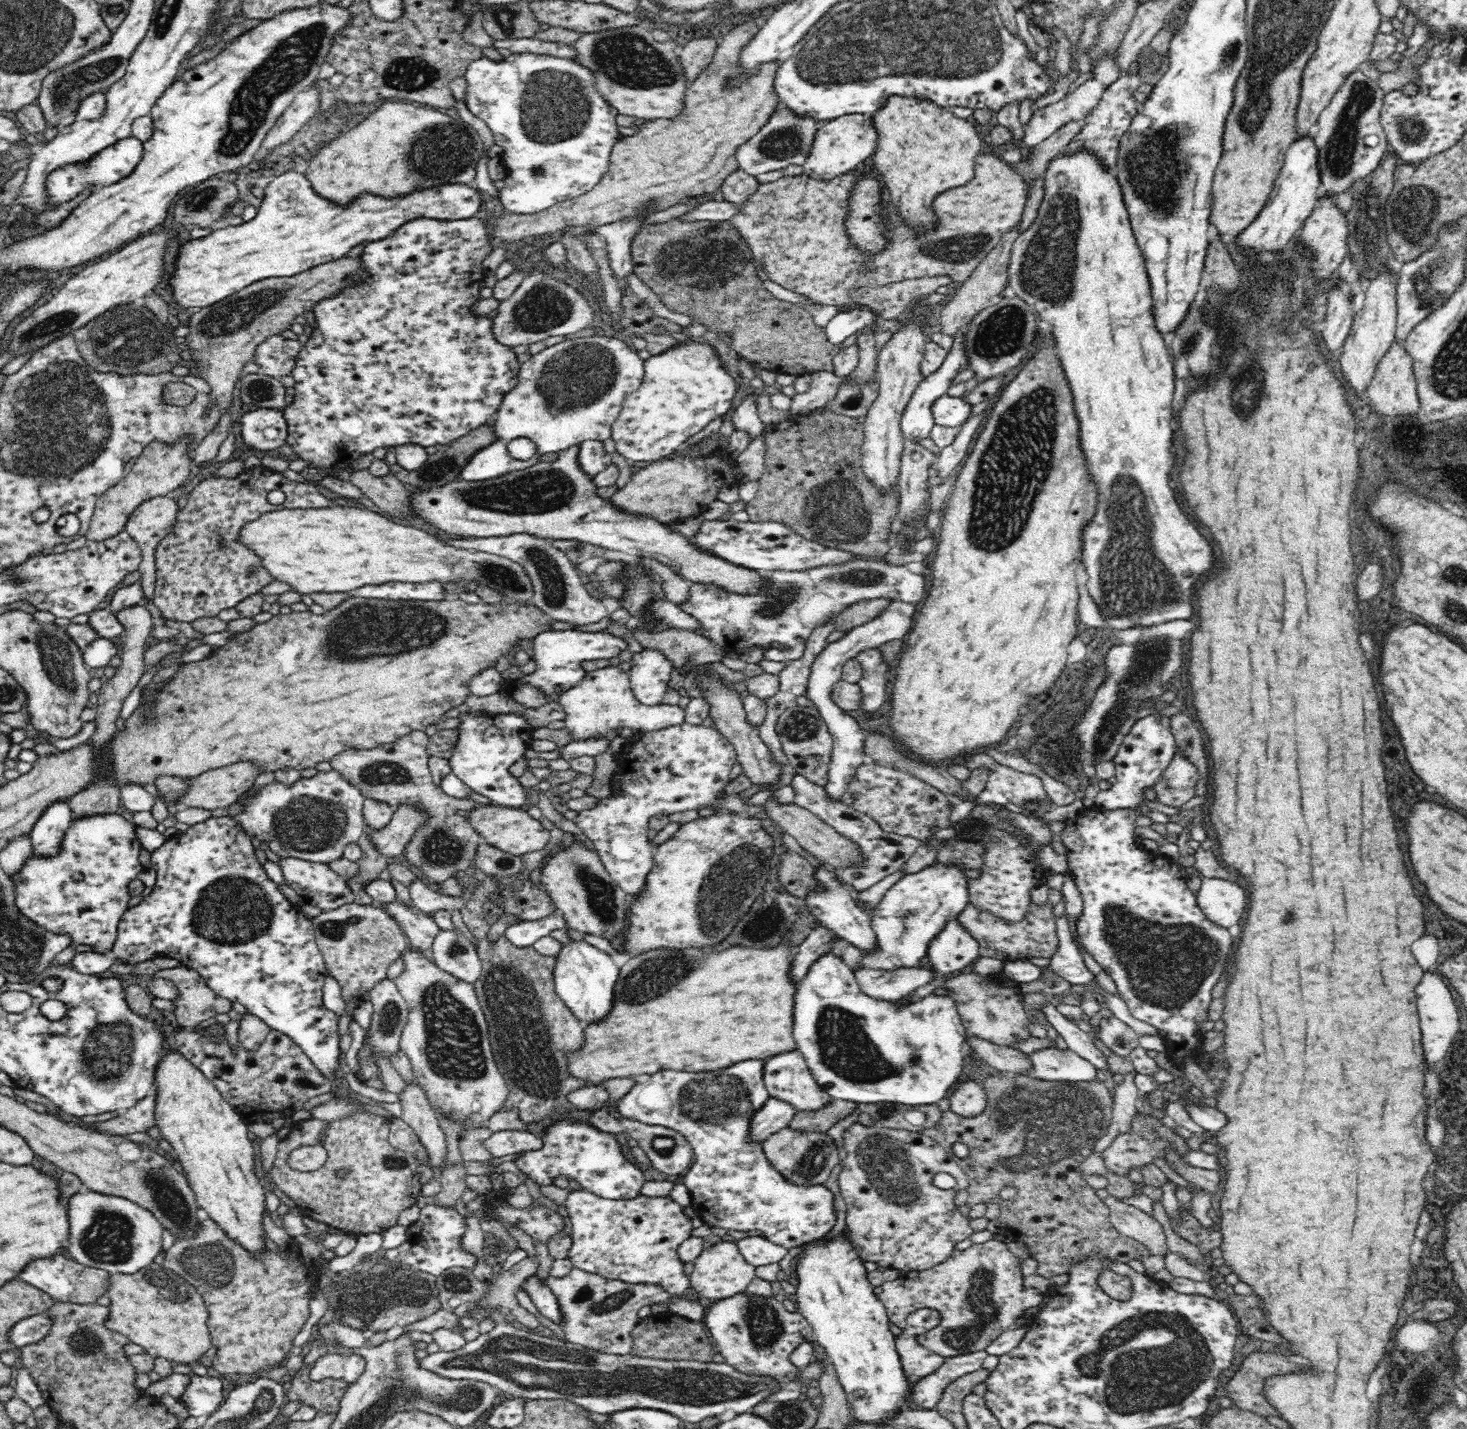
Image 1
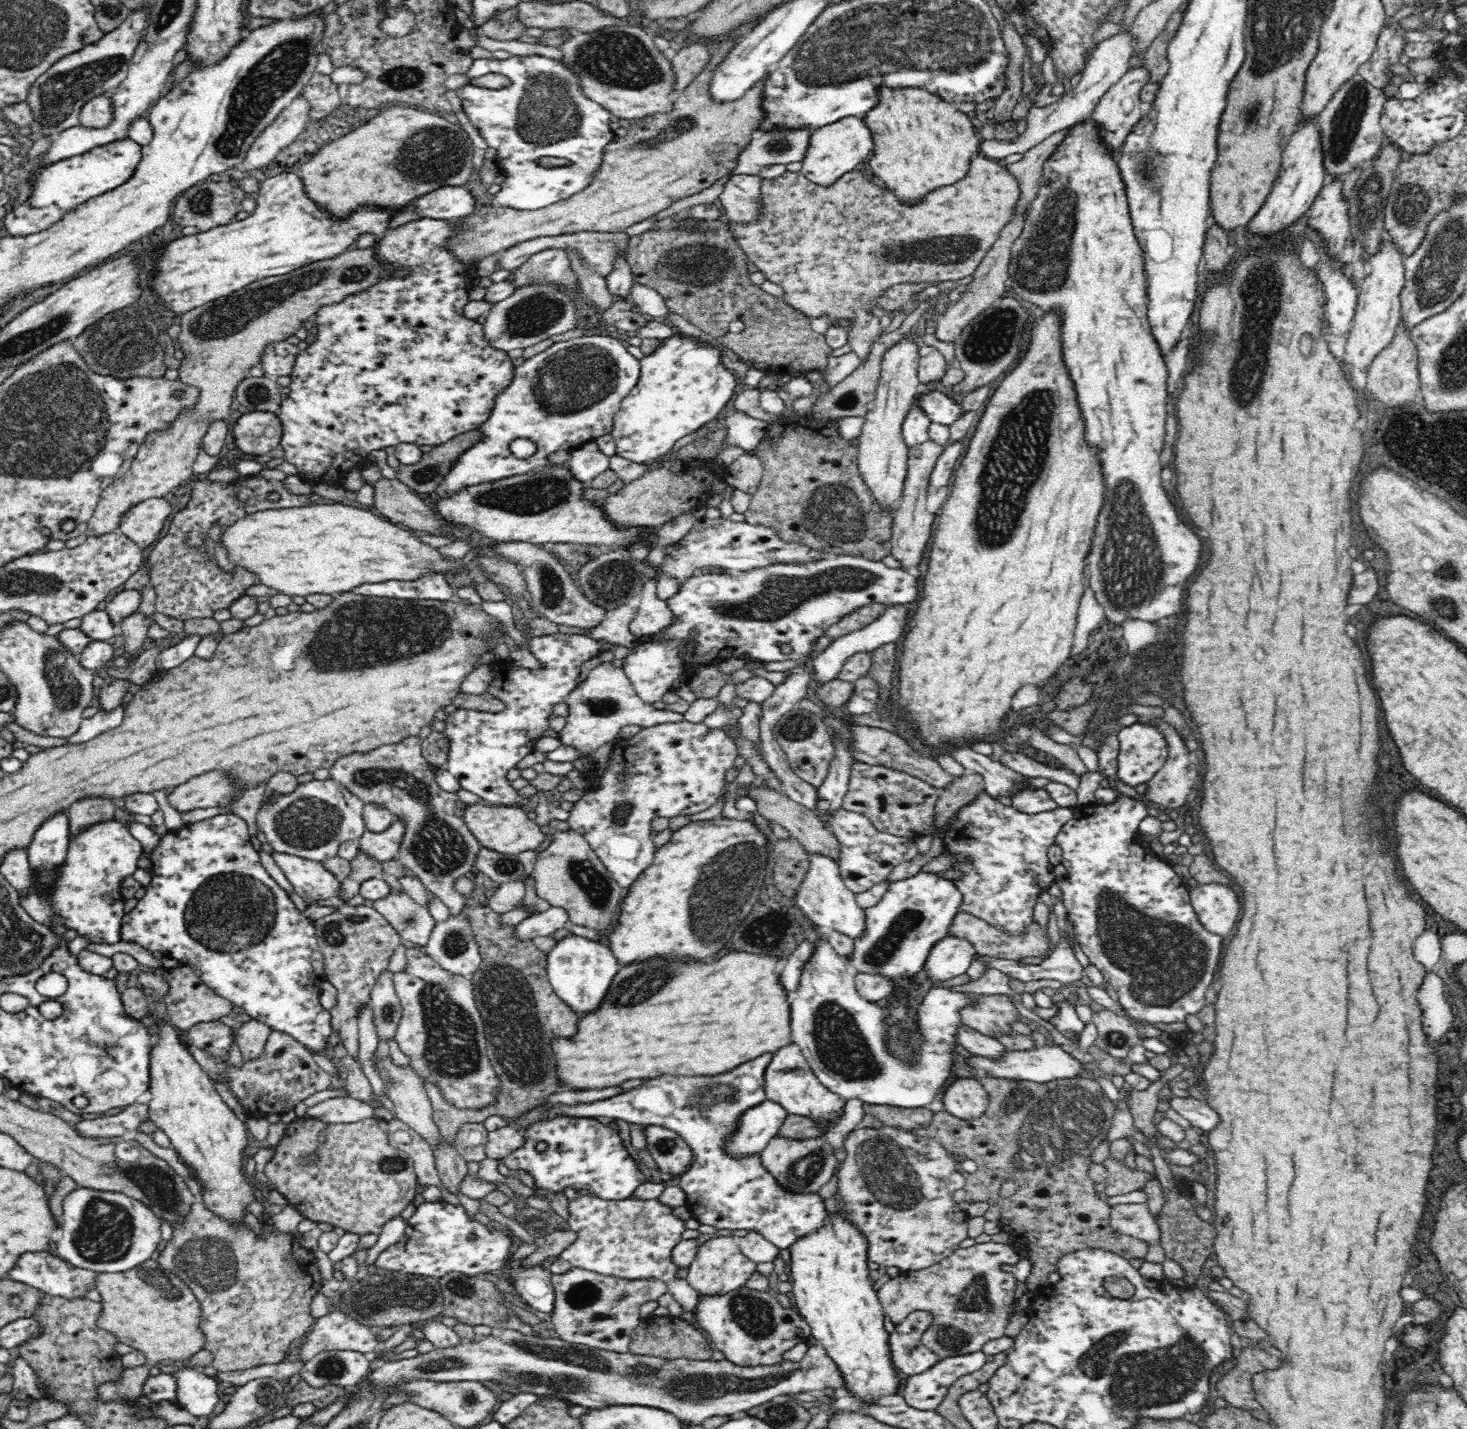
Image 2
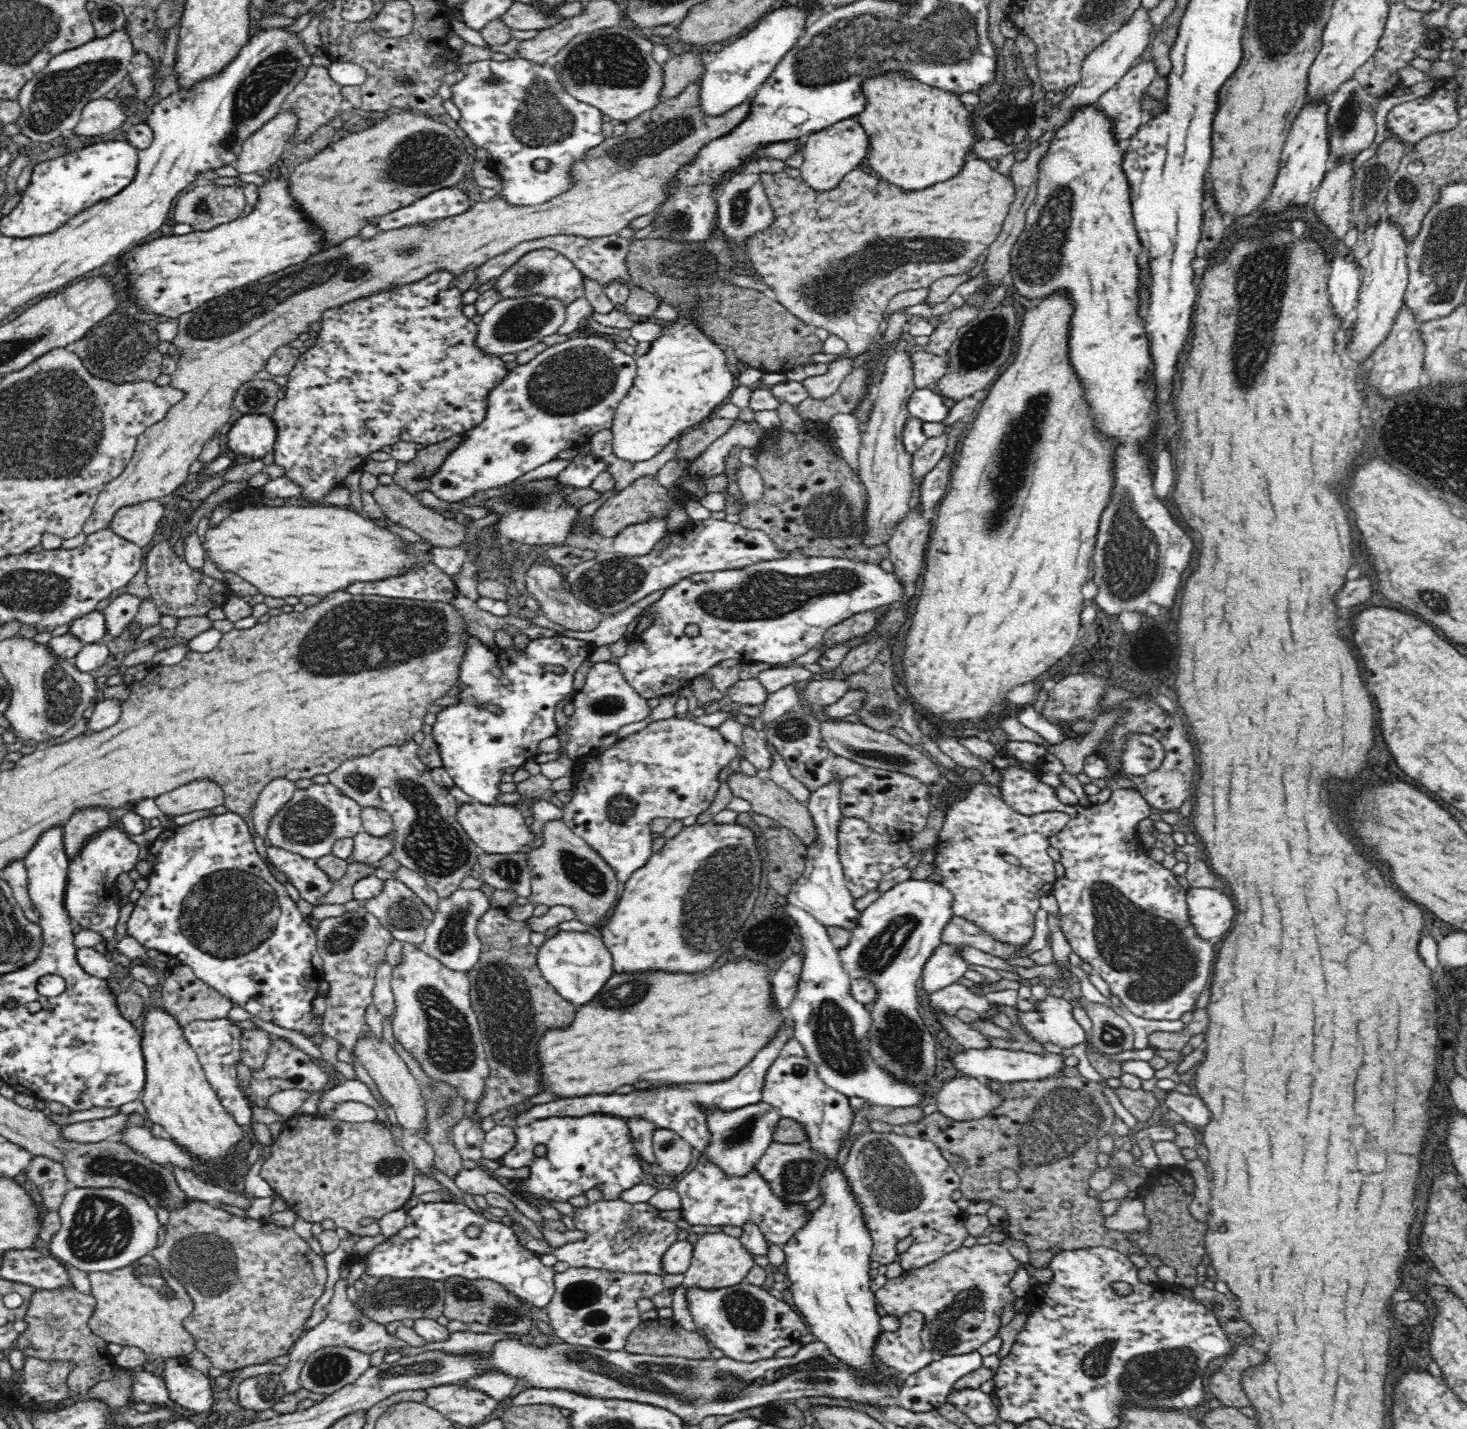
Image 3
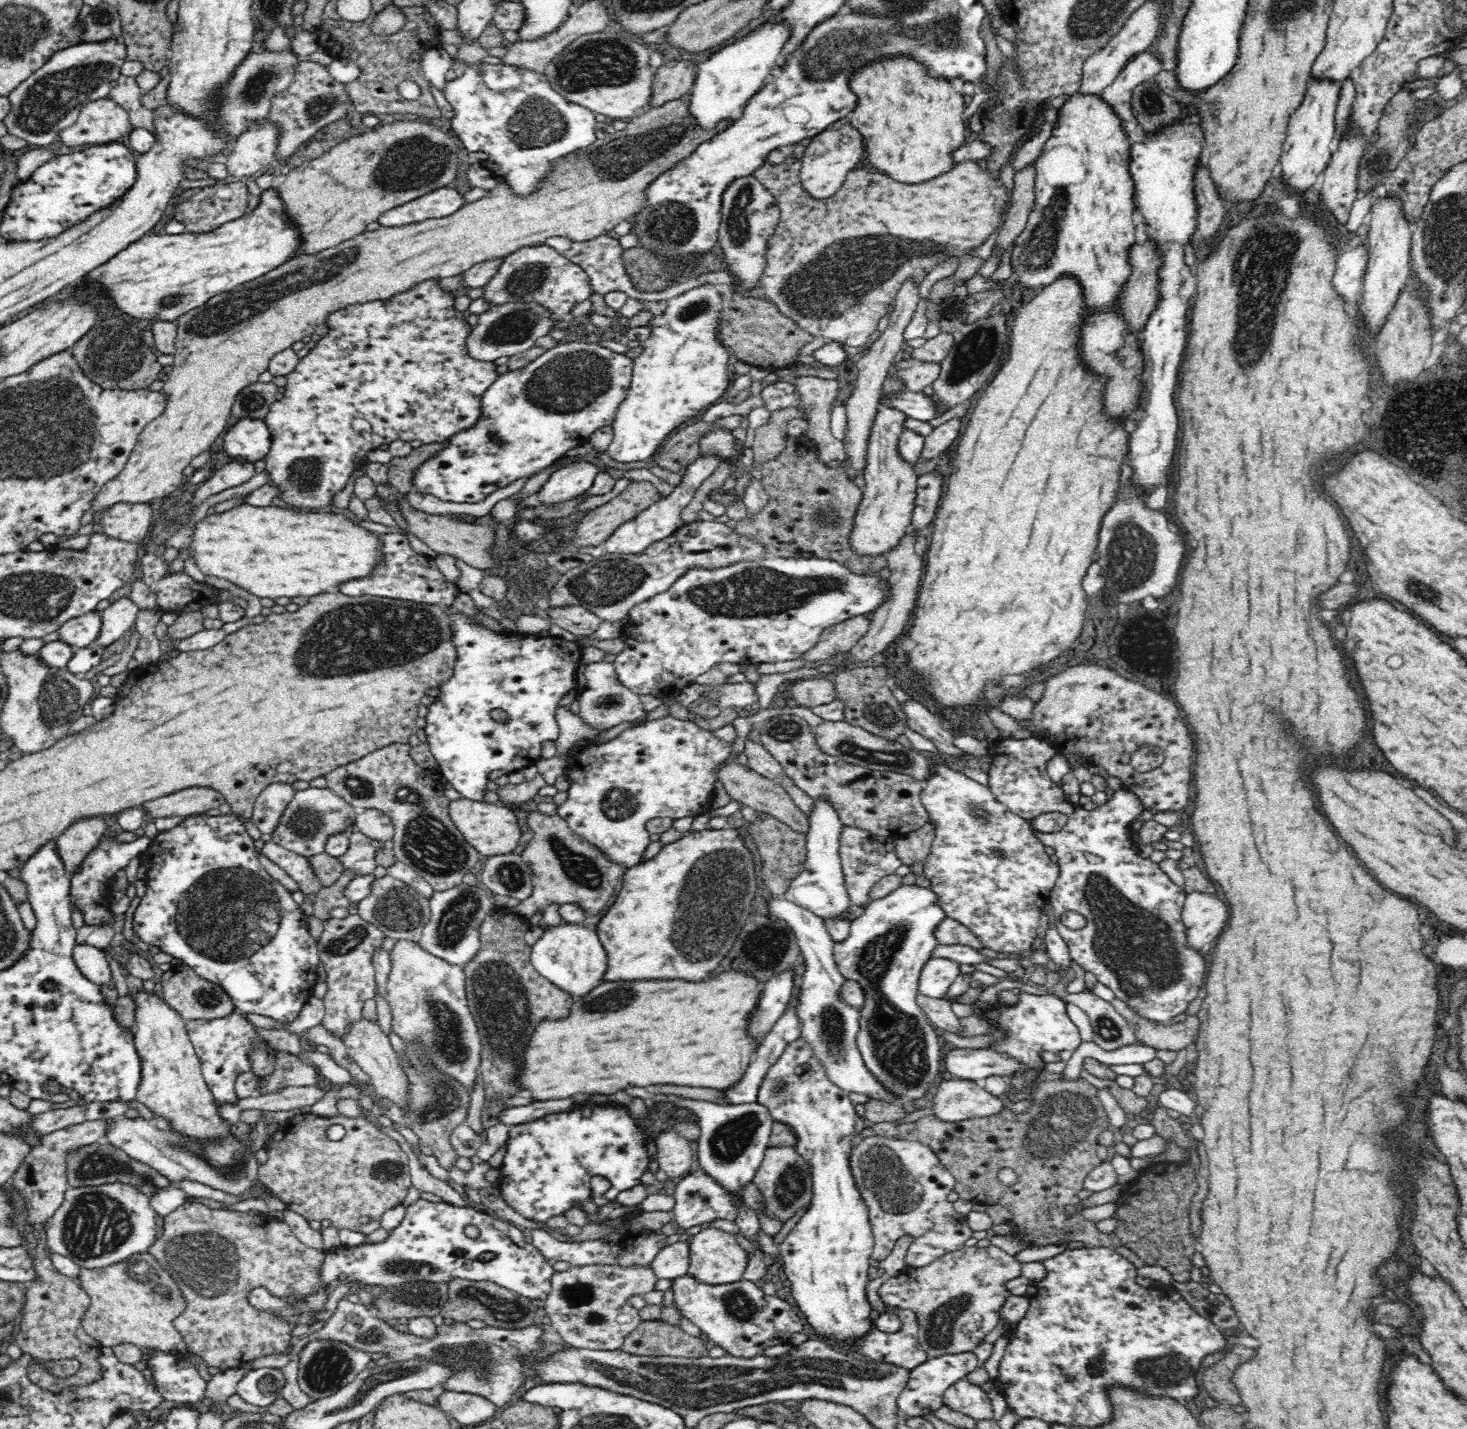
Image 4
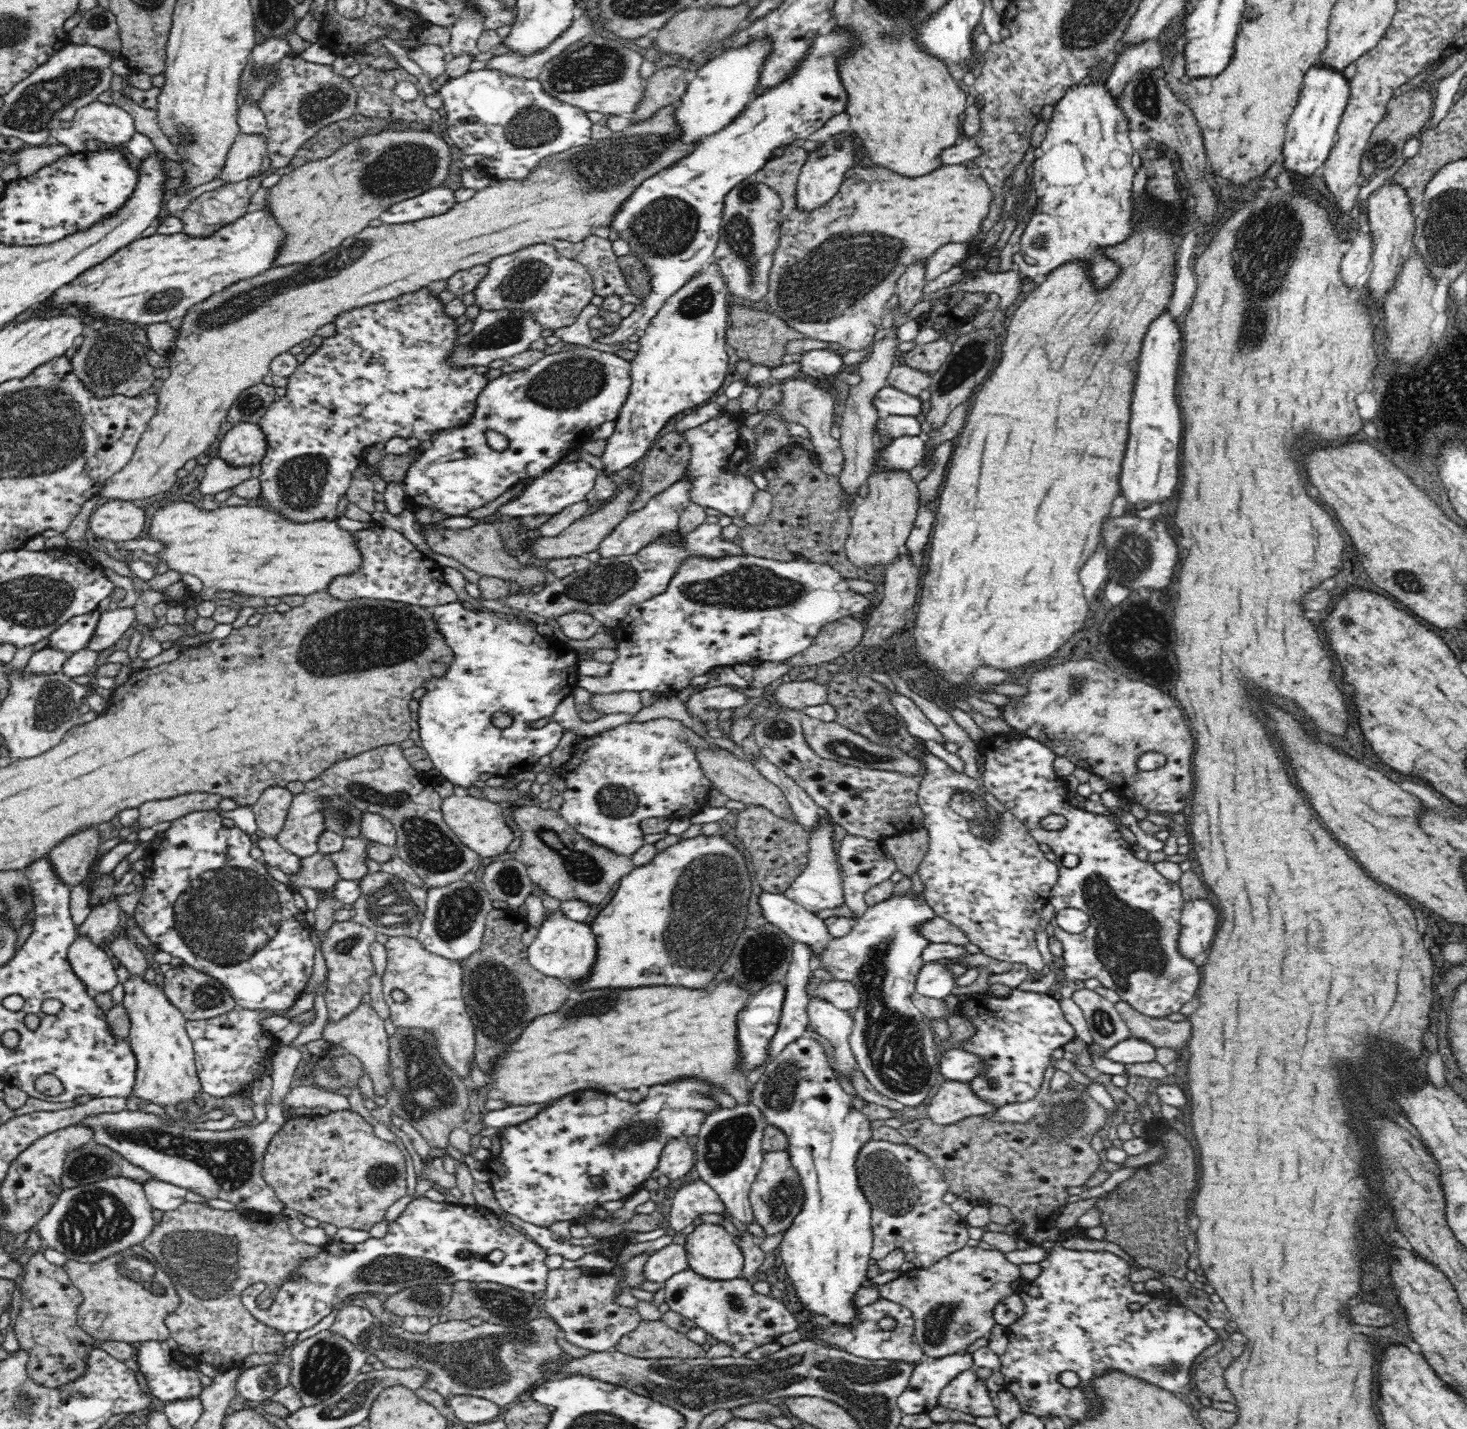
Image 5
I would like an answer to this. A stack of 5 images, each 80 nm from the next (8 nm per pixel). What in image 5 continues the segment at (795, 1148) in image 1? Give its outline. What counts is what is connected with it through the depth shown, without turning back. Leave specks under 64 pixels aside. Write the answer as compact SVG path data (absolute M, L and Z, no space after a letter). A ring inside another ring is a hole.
M768 1152L763 1154L762 1165L755 1181L751 1184L750 1204L757 1225L760 1225L766 1238L784 1233L793 1224L804 1202L804 1191L800 1188L798 1174L790 1165L788 1152Z

